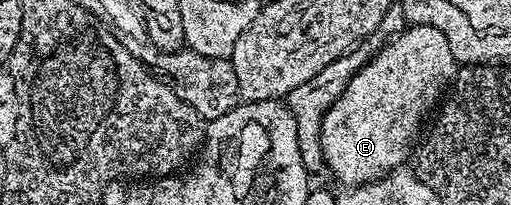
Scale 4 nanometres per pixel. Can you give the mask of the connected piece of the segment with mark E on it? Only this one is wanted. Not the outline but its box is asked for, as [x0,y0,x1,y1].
[318,24,457,186]

